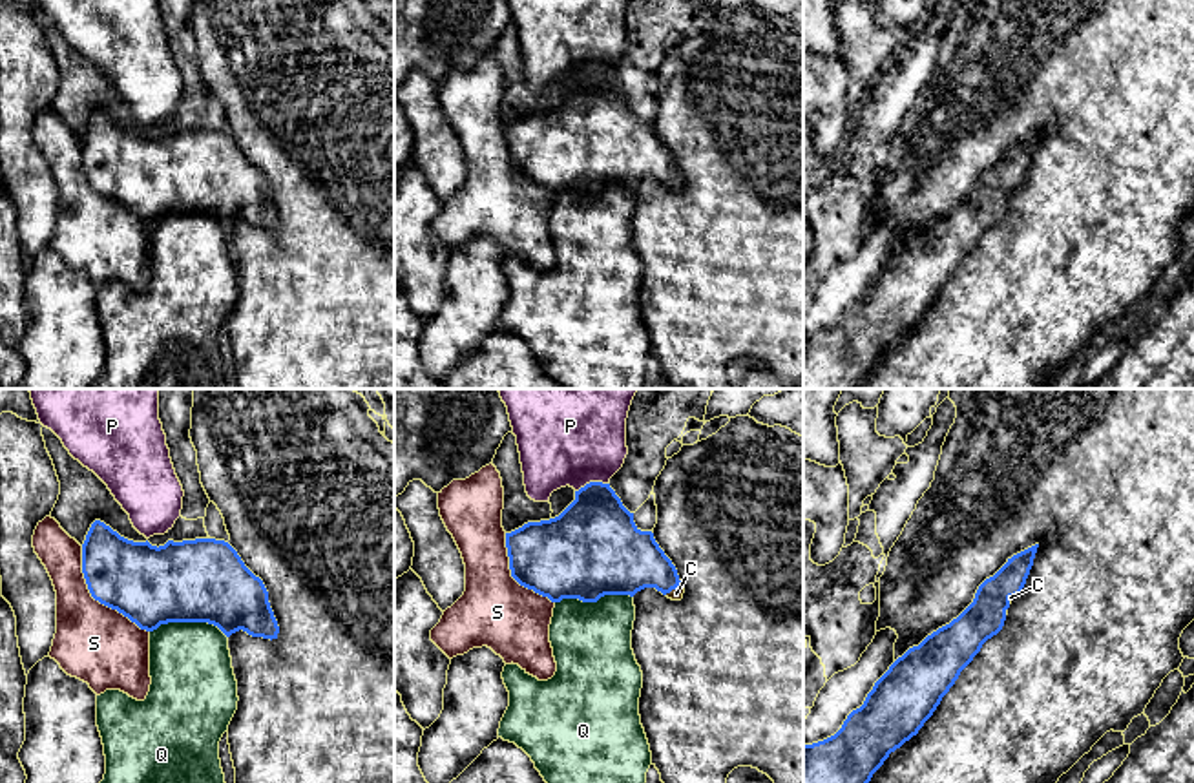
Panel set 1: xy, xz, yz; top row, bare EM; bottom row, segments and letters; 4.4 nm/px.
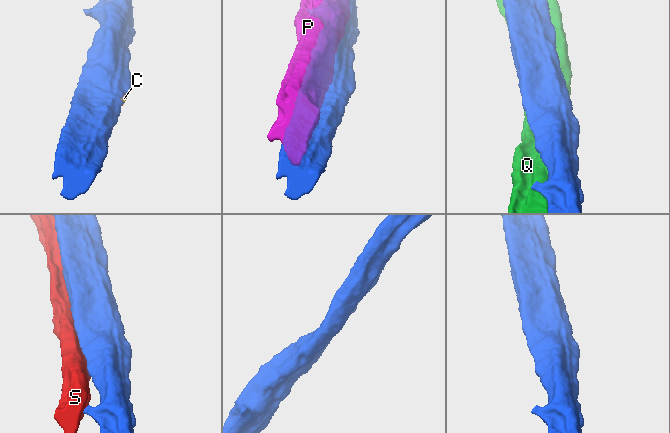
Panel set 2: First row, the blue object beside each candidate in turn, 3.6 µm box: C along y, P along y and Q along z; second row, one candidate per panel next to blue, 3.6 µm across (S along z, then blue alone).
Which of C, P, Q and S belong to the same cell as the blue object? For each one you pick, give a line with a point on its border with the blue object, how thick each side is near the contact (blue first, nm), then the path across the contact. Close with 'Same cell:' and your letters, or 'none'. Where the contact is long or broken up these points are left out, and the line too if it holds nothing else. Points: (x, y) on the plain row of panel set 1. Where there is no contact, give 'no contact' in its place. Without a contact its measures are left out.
C: meets blue in xz at (672, 179); 300 nm thick on the blue side, 50 nm on the other
Same cell: C

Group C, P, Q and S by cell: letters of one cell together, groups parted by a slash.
C / P / Q / S

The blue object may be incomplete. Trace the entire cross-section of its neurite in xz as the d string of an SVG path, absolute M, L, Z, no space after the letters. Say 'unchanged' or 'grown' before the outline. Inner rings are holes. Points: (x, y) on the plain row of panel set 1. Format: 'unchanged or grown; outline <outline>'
grown; outline M590 73L555 110L506 124L511 168L551 193L630 186L655 179L681 192L677 161L654 130L641 122L610 75Z

